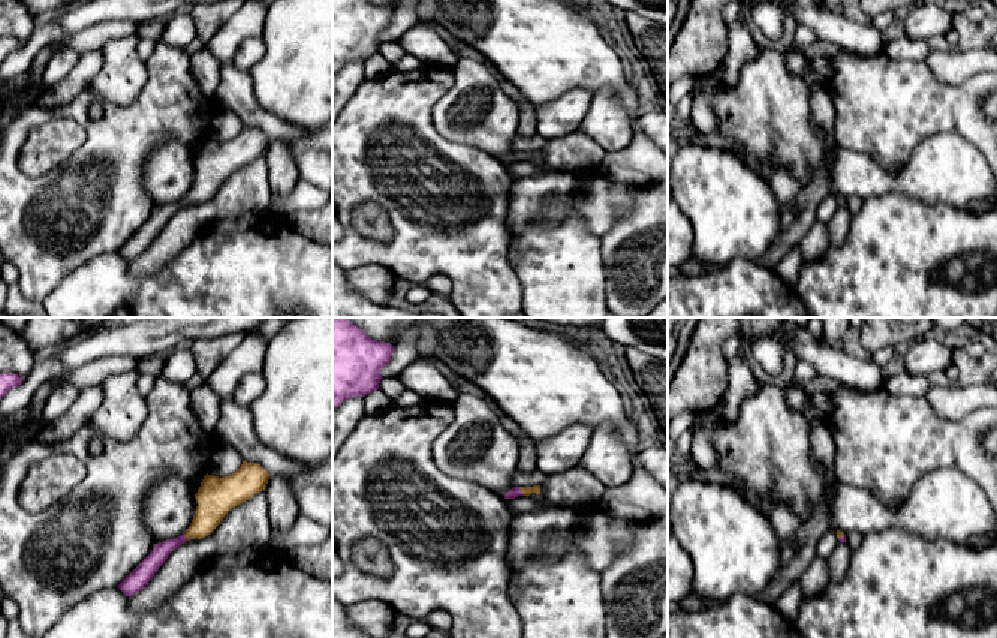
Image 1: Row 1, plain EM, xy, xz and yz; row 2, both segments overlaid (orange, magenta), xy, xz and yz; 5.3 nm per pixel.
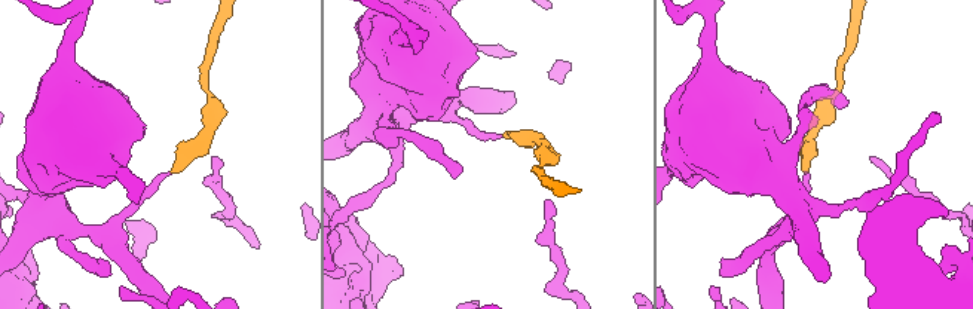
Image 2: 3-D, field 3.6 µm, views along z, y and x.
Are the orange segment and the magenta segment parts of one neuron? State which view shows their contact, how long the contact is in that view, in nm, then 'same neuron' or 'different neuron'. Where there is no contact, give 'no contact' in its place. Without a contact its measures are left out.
contact in xz; length 50 nm; same neuron

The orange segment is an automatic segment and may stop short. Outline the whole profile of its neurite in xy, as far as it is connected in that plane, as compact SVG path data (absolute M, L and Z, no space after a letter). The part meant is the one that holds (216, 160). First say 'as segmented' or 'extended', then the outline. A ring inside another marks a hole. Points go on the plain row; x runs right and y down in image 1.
extended; M247 126L225 142L207 138L195 159L198 171L189 193L174 204L154 208L150 219L117 252L129 262L144 253L175 213L186 205L208 201L232 172L265 154L269 141L260 129Z

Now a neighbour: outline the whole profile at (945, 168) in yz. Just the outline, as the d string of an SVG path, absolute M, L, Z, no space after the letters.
M942 132L922 141L901 171L889 172L877 160L840 145L834 147L831 193L844 199L901 193L928 205L967 210L972 201L994 201L996 180L984 154L958 133Z

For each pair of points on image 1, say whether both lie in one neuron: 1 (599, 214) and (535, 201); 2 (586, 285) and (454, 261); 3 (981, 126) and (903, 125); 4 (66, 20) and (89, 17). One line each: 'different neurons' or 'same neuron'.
1: same neuron
2: different neurons
3: same neuron
4: same neuron

